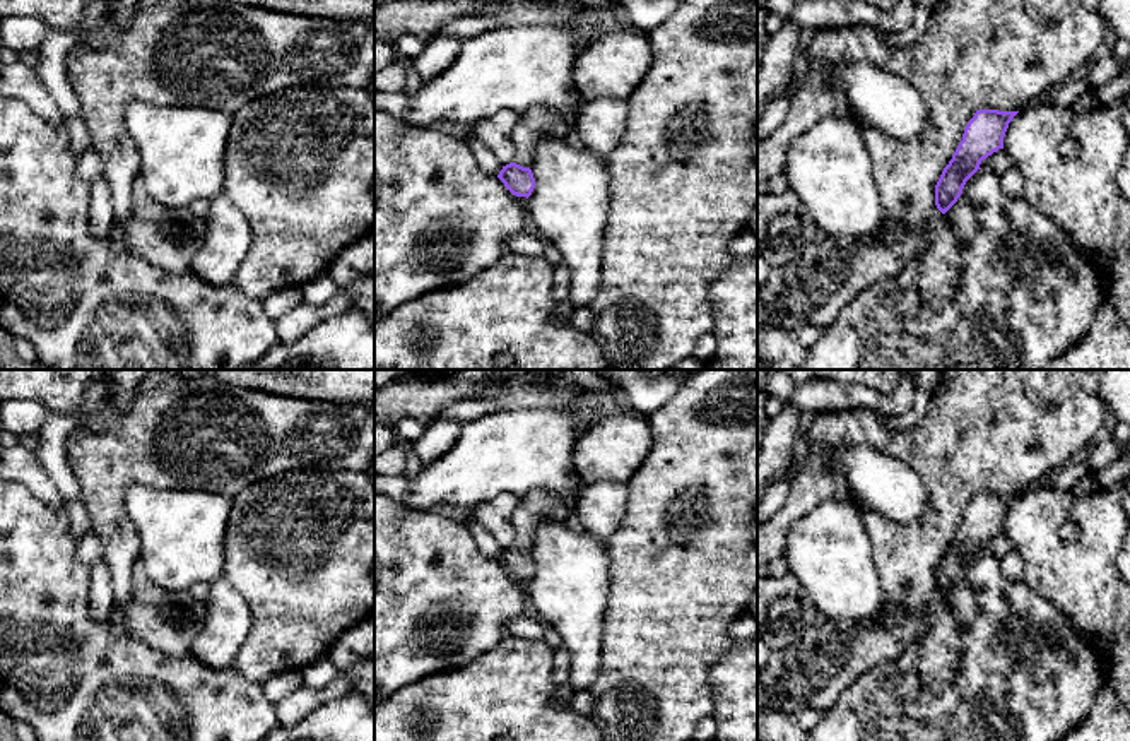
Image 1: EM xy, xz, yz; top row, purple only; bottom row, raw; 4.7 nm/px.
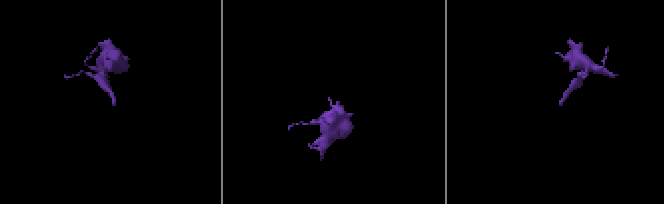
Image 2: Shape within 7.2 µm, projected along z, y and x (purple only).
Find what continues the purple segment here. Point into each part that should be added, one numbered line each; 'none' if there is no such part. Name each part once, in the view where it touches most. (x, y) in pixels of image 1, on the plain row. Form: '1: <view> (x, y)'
1: xz (537, 505)

